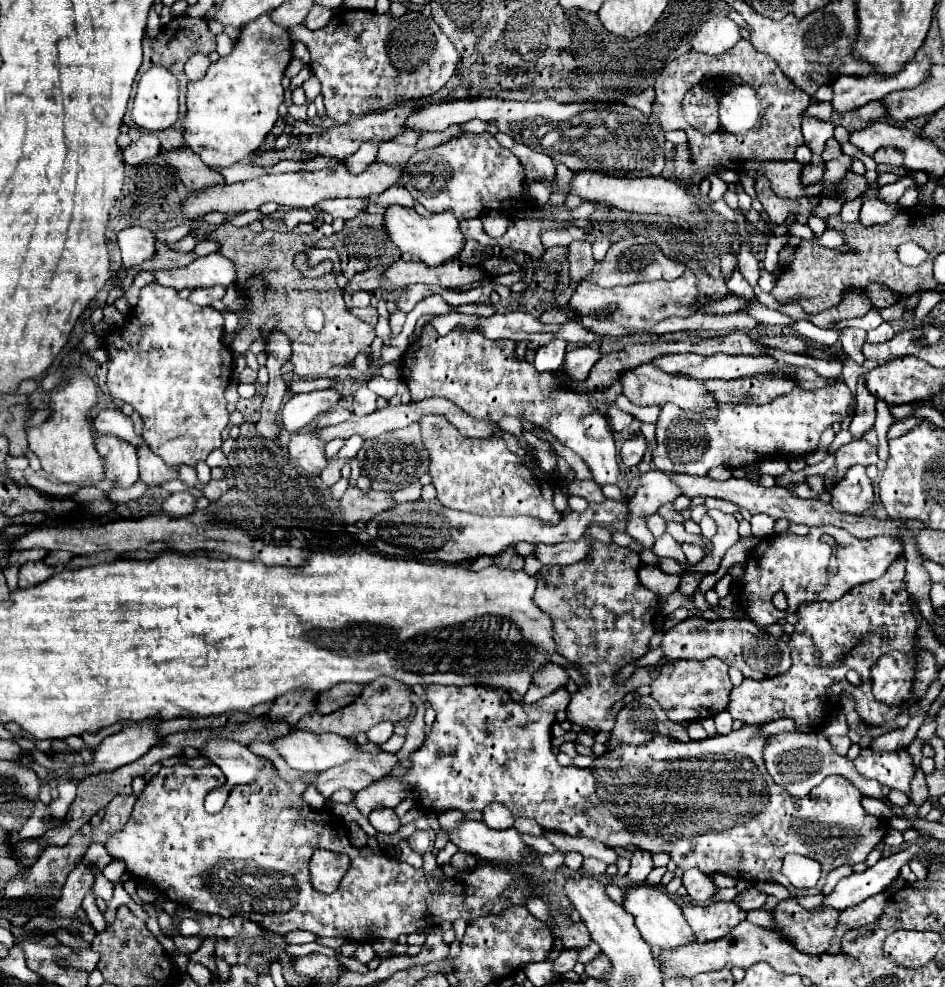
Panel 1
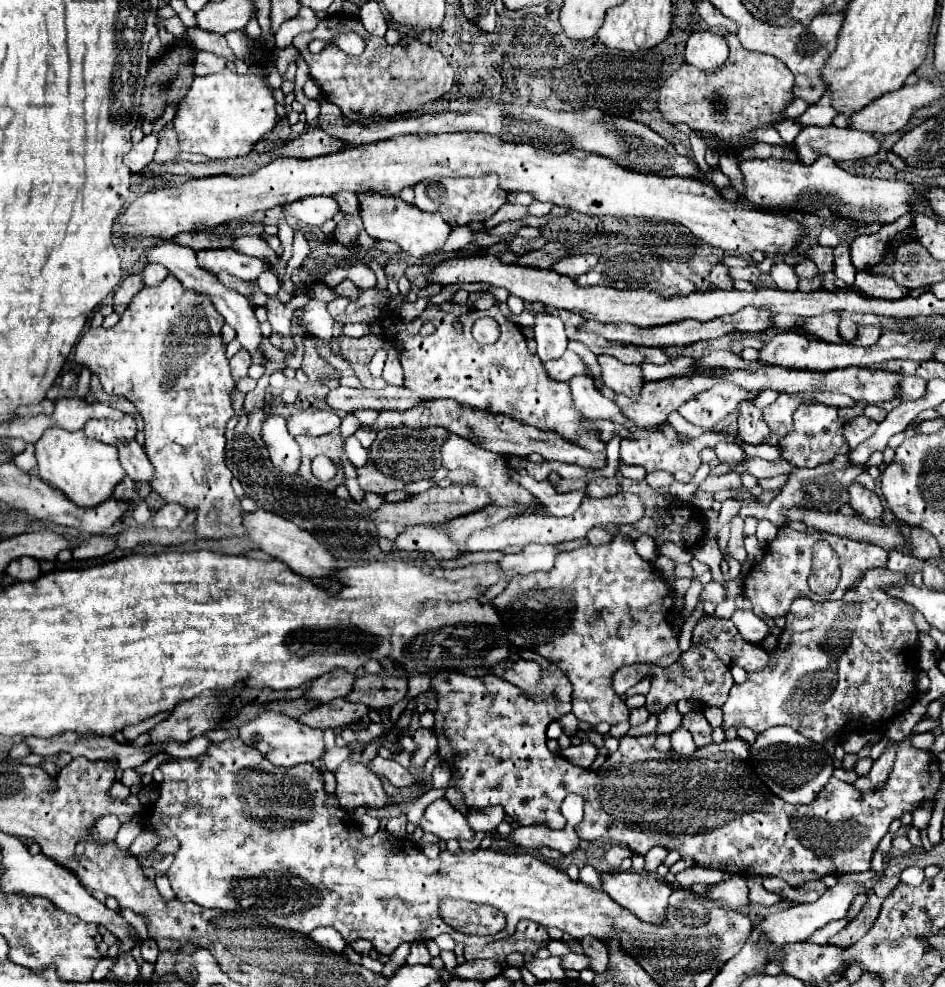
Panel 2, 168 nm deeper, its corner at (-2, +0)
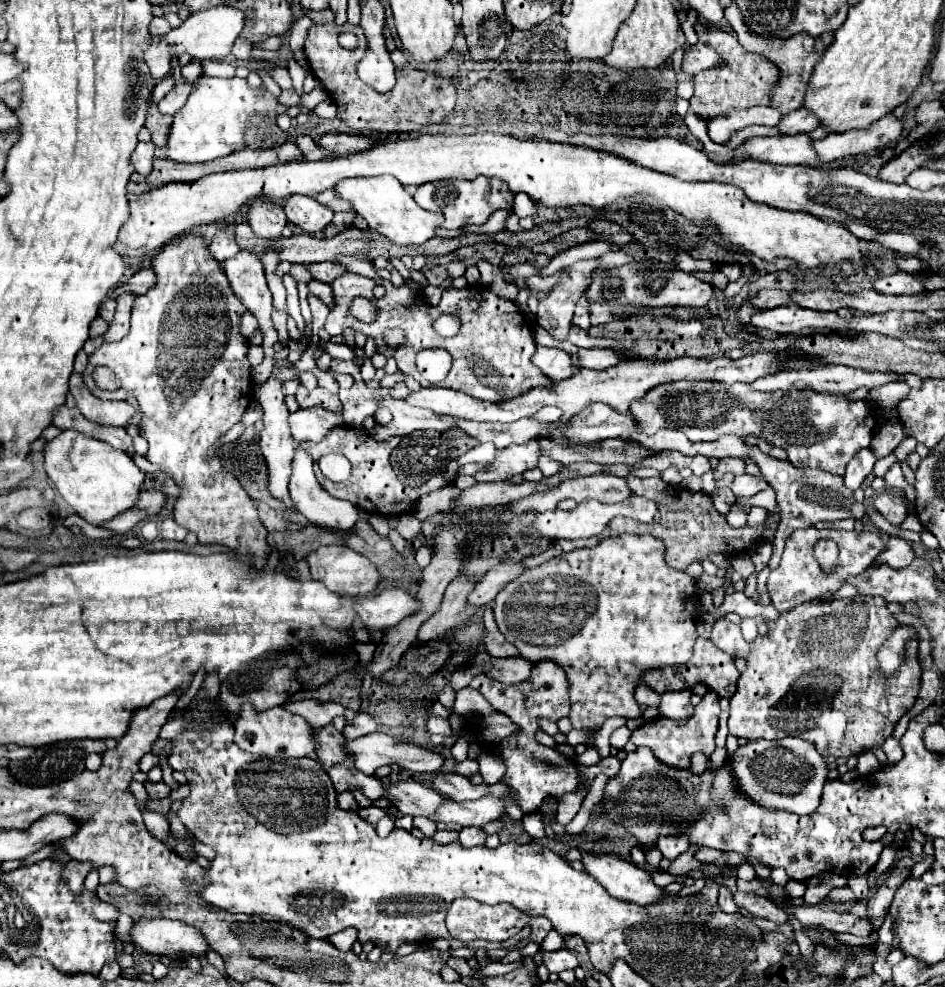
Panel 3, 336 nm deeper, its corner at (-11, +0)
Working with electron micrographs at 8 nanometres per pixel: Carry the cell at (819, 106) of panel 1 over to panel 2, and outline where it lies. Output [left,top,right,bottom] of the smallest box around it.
[775,119,801,143]

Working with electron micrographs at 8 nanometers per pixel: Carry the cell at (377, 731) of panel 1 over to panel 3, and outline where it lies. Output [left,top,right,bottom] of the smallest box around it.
[342,713,378,739]

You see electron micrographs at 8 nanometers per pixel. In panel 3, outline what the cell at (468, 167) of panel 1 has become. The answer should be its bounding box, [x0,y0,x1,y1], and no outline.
[414,177,514,229]

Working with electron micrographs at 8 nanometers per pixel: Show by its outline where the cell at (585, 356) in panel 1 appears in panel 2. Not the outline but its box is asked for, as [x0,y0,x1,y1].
[543,351,585,381]

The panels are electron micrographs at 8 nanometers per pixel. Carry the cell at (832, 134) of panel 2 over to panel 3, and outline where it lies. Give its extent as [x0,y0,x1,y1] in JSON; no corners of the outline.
[736,133,822,167]

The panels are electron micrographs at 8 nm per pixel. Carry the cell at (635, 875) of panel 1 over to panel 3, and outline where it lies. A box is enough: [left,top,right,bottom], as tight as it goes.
[656,837,688,861]

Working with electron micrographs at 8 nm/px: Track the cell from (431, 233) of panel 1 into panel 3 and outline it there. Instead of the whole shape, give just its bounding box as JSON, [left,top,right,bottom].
[336,175,442,245]

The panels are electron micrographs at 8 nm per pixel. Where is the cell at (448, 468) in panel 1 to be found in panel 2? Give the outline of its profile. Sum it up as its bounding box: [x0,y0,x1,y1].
[441,435,535,505]

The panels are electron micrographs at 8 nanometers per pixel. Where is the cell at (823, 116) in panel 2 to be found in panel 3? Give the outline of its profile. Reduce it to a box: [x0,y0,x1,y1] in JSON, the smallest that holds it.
[778,109,820,135]

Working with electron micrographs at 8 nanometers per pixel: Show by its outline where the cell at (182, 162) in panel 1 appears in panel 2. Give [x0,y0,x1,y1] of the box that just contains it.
[155,125,179,163]

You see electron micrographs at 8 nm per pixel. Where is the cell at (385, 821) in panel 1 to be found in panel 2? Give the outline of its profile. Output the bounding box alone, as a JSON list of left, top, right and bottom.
[333,759,387,811]

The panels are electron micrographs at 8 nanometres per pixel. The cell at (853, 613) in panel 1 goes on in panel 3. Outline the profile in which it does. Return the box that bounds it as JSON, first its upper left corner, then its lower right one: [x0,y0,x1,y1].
[730,597,920,757]

